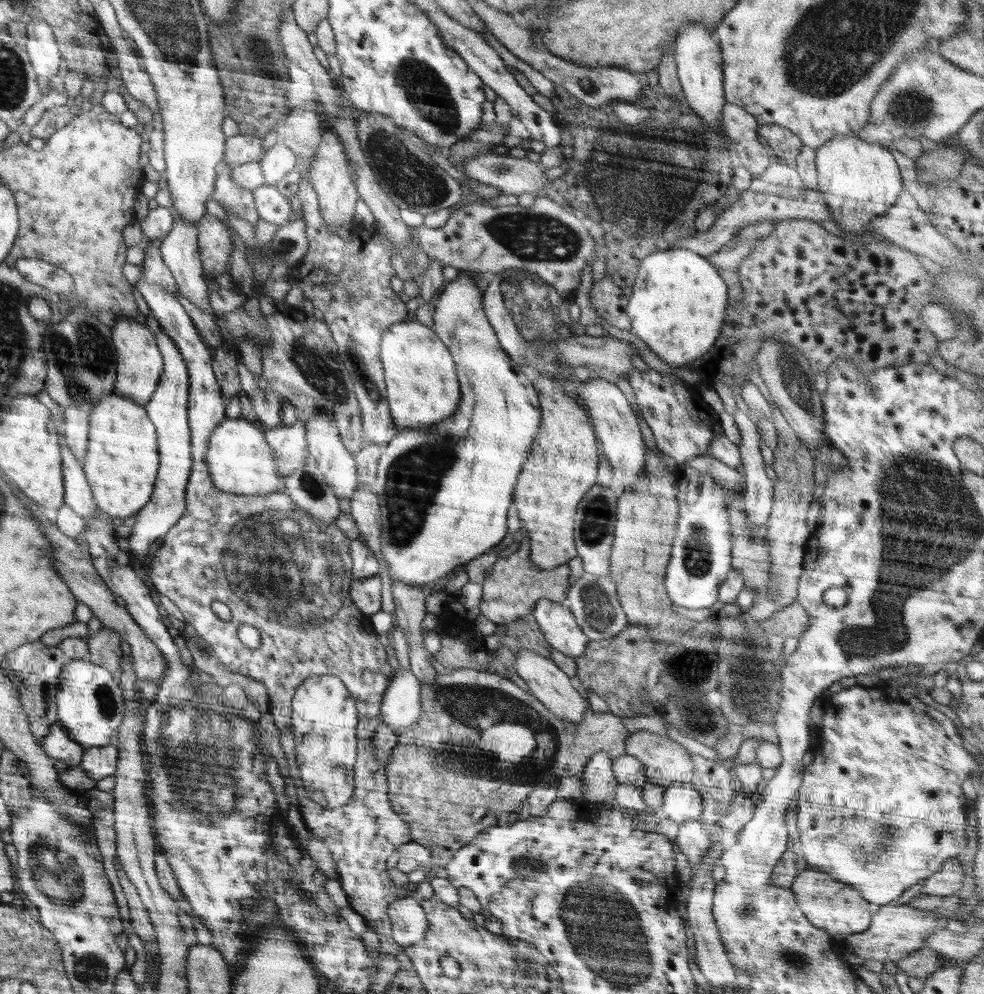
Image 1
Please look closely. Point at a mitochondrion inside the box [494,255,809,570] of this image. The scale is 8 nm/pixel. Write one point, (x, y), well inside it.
(596, 519)

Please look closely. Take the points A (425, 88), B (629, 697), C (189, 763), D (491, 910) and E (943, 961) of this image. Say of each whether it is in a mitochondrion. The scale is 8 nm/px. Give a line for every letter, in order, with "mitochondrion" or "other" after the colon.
A: mitochondrion
B: other
C: mitochondrion
D: other
E: other

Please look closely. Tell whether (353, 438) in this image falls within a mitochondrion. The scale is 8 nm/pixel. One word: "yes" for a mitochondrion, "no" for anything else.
no

